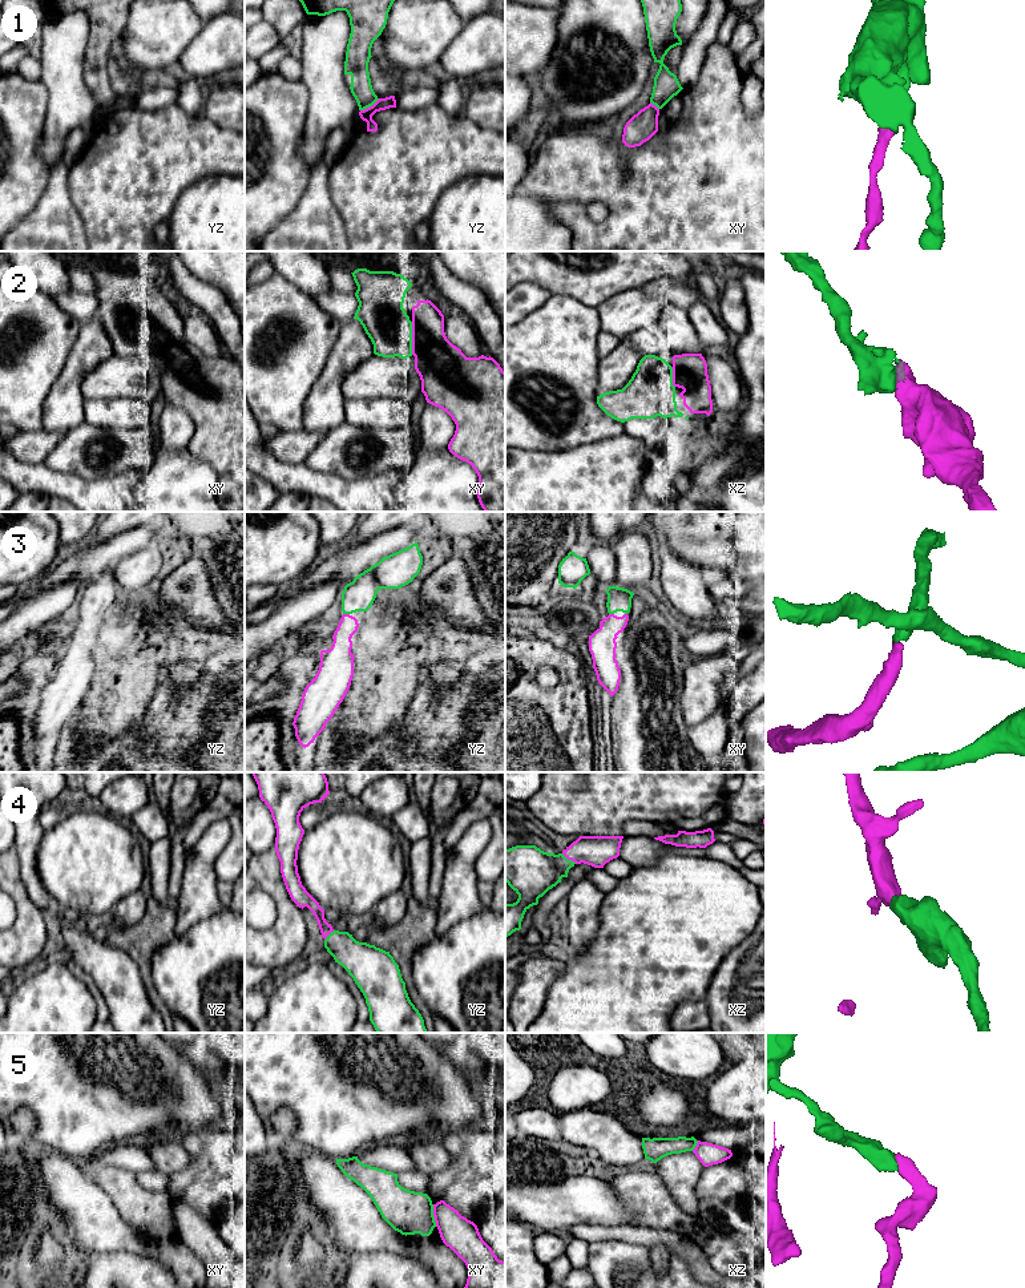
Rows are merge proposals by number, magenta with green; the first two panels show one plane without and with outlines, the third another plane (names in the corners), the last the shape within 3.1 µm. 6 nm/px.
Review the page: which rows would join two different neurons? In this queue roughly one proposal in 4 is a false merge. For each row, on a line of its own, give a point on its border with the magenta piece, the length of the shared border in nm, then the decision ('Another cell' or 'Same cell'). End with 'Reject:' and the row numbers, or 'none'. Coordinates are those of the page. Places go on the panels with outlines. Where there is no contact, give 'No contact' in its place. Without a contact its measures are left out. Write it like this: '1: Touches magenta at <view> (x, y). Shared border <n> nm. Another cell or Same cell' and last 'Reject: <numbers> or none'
1: Touches magenta at yz (370, 107). Shared border 140 nm. Another cell
2: Touches magenta at xy (412, 338). Shared border 200 nm. Same cell
3: Touches magenta at yz (346, 614). Shared border 40 nm. Same cell
4: Touches magenta at xz (569, 859). Shared border 110 nm. Same cell
5: Touches magenta at xy (434, 1215). Shared border 140 nm. Another cell
Reject: 1, 5

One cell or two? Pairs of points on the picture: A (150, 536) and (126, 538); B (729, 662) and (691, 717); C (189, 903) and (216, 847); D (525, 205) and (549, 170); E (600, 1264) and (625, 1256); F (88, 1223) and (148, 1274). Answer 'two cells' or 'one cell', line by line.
A: one cell
B: one cell
C: one cell
D: two cells
E: one cell
F: two cells

